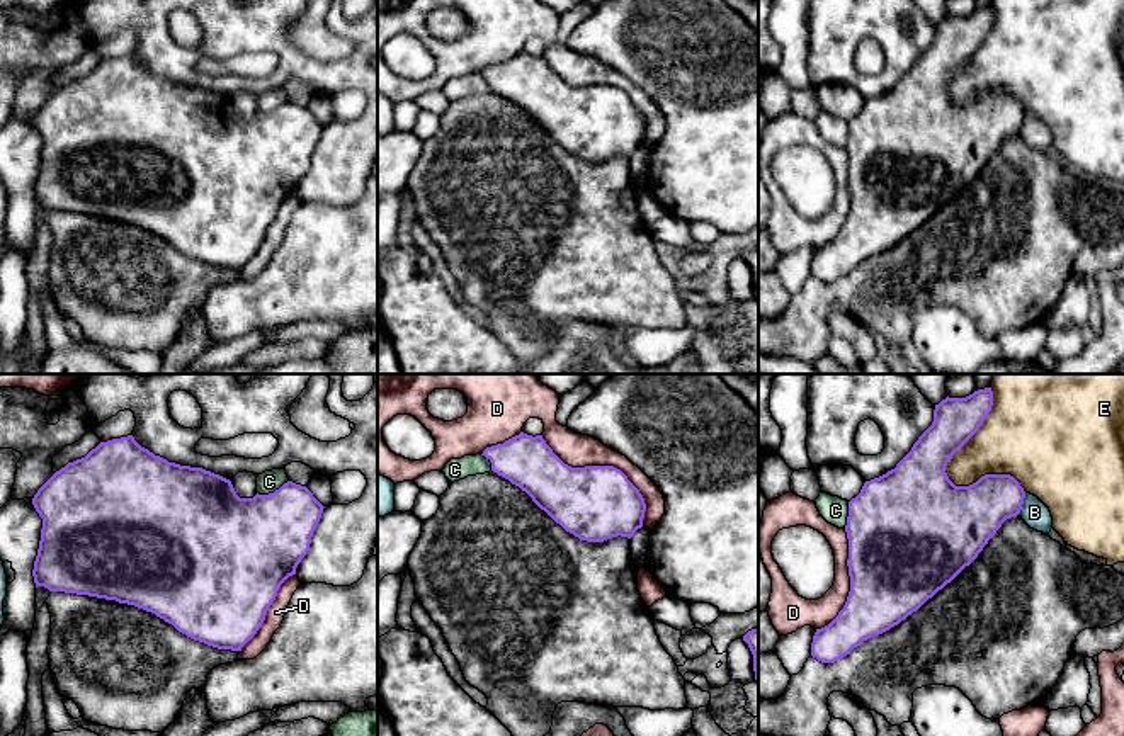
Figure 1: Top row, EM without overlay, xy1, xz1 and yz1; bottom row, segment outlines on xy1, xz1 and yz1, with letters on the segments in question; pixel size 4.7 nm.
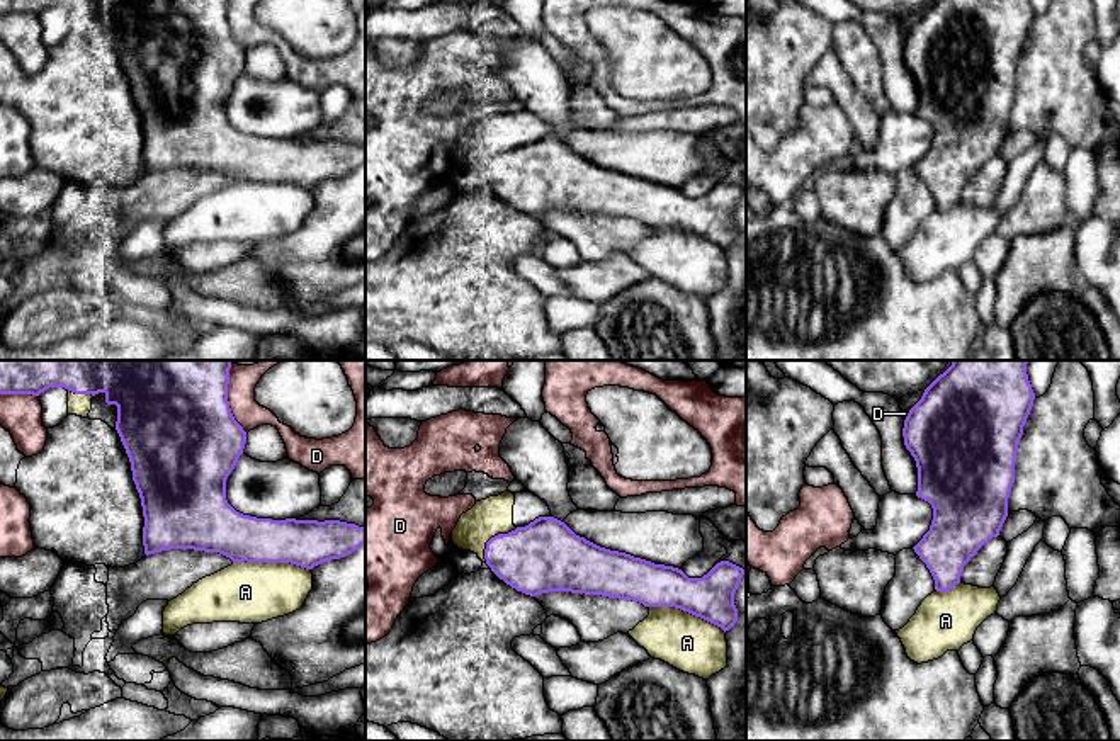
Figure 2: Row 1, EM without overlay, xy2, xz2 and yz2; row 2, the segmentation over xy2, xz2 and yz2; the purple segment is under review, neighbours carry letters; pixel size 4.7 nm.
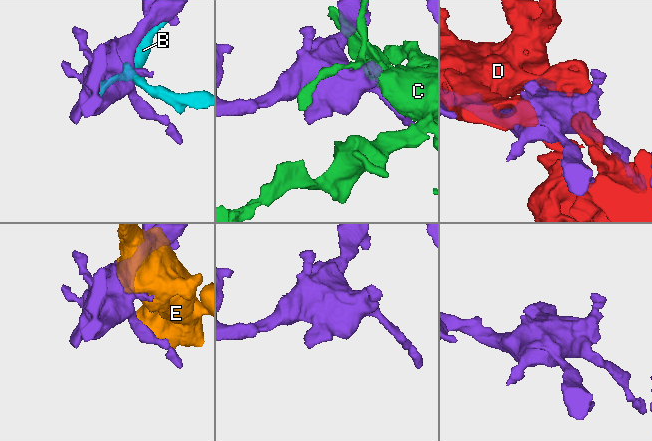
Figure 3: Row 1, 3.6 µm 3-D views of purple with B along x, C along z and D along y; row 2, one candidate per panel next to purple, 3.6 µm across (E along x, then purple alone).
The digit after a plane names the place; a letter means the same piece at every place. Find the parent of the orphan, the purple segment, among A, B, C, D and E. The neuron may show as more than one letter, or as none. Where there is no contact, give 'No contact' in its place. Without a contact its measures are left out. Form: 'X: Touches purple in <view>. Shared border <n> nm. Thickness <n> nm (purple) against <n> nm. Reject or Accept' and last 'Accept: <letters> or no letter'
A: Touches purple in xy2. Shared border 380 nm. Thickness 220 nm (purple) against 280 nm. Reject
B: Touches purple in yz1. Shared border 110 nm. Thickness 280 nm (purple) against 120 nm. Reject
C: Touches purple in xy1. Shared border 170 nm. Thickness 420 nm (purple) against 100 nm. Reject
D: Touches purple in xz1. Shared border 650 nm. Thickness 360 nm (purple) against 160 nm. Reject
E: Touches purple in yz1. Shared border 550 nm. Thickness 480 nm (purple) against 220 nm. Reject
Accept: no letter

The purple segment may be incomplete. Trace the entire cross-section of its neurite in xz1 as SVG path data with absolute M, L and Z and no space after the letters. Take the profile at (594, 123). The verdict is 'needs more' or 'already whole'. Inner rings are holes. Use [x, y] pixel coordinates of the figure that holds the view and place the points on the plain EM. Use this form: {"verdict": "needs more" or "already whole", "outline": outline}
{"verdict": "already whole", "outline": "M519 54L486 66L491 90L525 110L556 143L580 160L631 158L643 146L646 122L614 85L571 87L542 54Z"}

